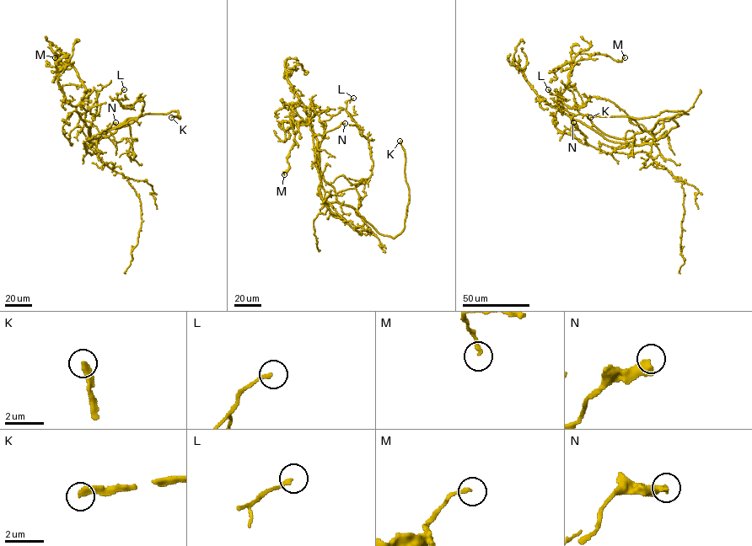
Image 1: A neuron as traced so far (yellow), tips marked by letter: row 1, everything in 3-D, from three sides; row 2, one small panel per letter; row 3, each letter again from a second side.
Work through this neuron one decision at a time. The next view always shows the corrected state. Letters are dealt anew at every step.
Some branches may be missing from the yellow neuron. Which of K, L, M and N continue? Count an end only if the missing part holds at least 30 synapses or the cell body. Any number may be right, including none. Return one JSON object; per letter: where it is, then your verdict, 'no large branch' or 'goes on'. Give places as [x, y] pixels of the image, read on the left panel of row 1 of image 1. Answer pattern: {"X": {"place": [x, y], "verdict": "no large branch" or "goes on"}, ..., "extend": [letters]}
{"K": {"place": [171, 117], "verdict": "goes on"}, "L": {"place": [124, 89], "verdict": "no large branch"}, "M": {"place": [55, 57], "verdict": "no large branch"}, "N": {"place": [115, 122], "verdict": "no large branch"}, "extend": ["K"]}

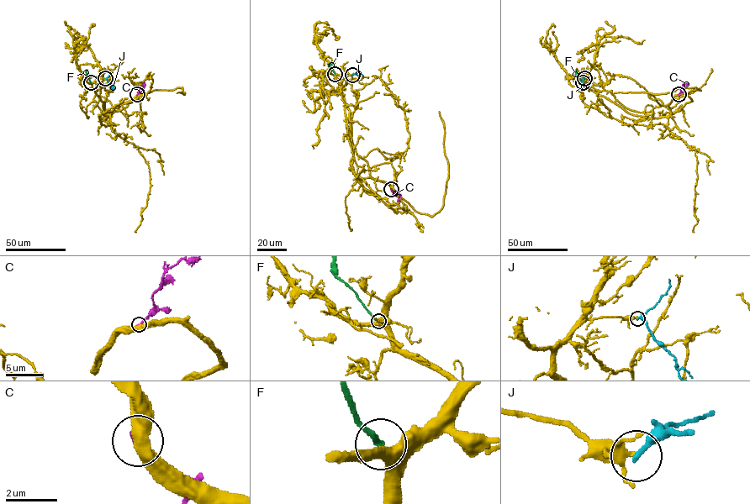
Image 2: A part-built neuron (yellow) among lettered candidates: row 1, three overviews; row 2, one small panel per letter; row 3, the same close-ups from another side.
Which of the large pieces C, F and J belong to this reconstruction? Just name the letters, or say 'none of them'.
none of them

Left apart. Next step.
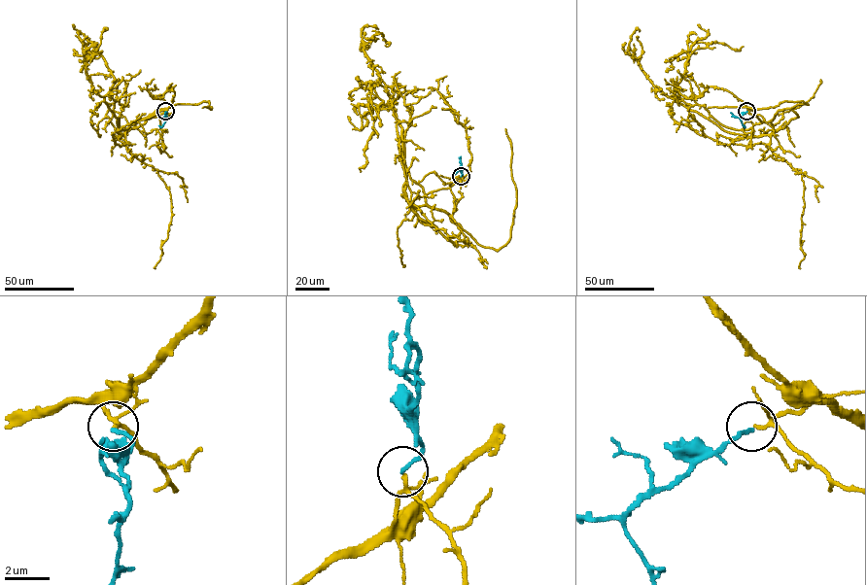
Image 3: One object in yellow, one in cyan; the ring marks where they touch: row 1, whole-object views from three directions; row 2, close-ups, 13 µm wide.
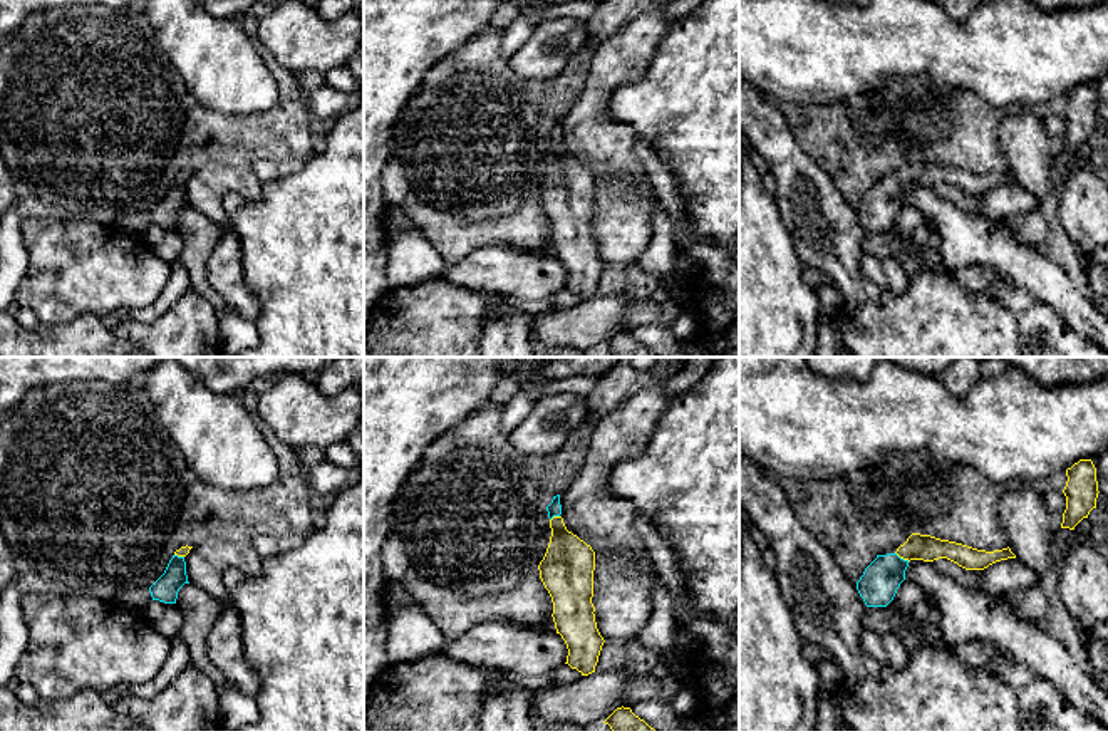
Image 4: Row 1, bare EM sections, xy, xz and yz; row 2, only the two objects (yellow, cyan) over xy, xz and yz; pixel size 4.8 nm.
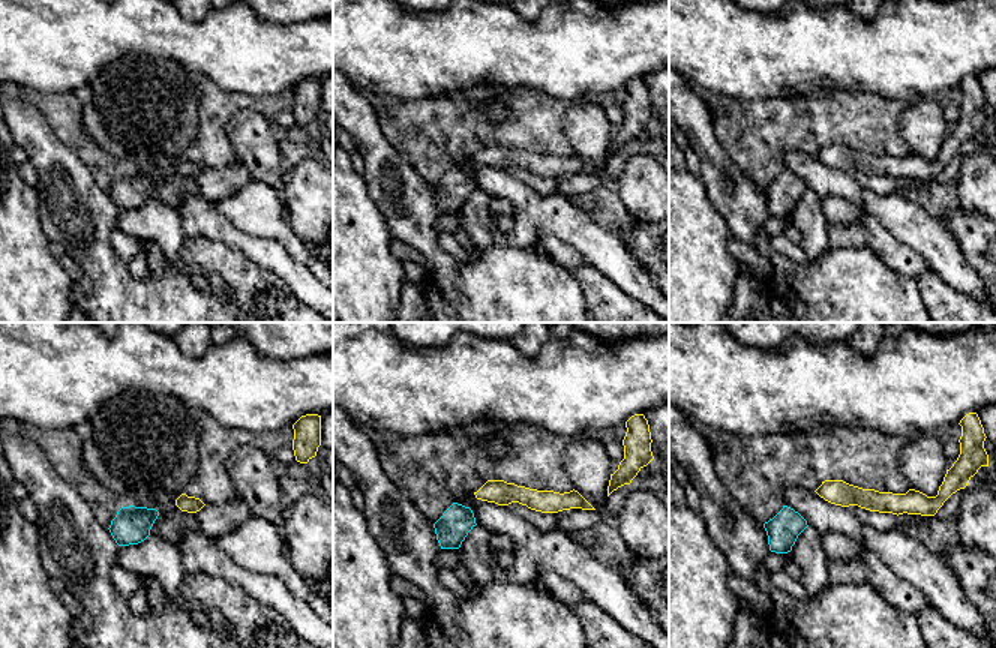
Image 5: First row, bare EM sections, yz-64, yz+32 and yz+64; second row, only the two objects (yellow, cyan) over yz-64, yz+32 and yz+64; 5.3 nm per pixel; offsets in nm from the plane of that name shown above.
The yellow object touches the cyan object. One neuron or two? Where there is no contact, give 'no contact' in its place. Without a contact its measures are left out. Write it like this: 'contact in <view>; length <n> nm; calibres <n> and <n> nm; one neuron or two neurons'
contact in yz; length 80 nm; calibres 130 and 180 nm; one neuron

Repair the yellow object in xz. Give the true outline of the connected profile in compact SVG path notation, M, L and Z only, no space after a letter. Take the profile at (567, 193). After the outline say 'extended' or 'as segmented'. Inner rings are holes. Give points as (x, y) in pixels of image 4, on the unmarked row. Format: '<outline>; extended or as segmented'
M560 119L546 131L551 161L543 184L538 189L540 203L553 226L557 258L567 268L567 287L582 300L595 297L603 270L595 246L593 194L595 176L590 169L567 154L562 139Z; extended

